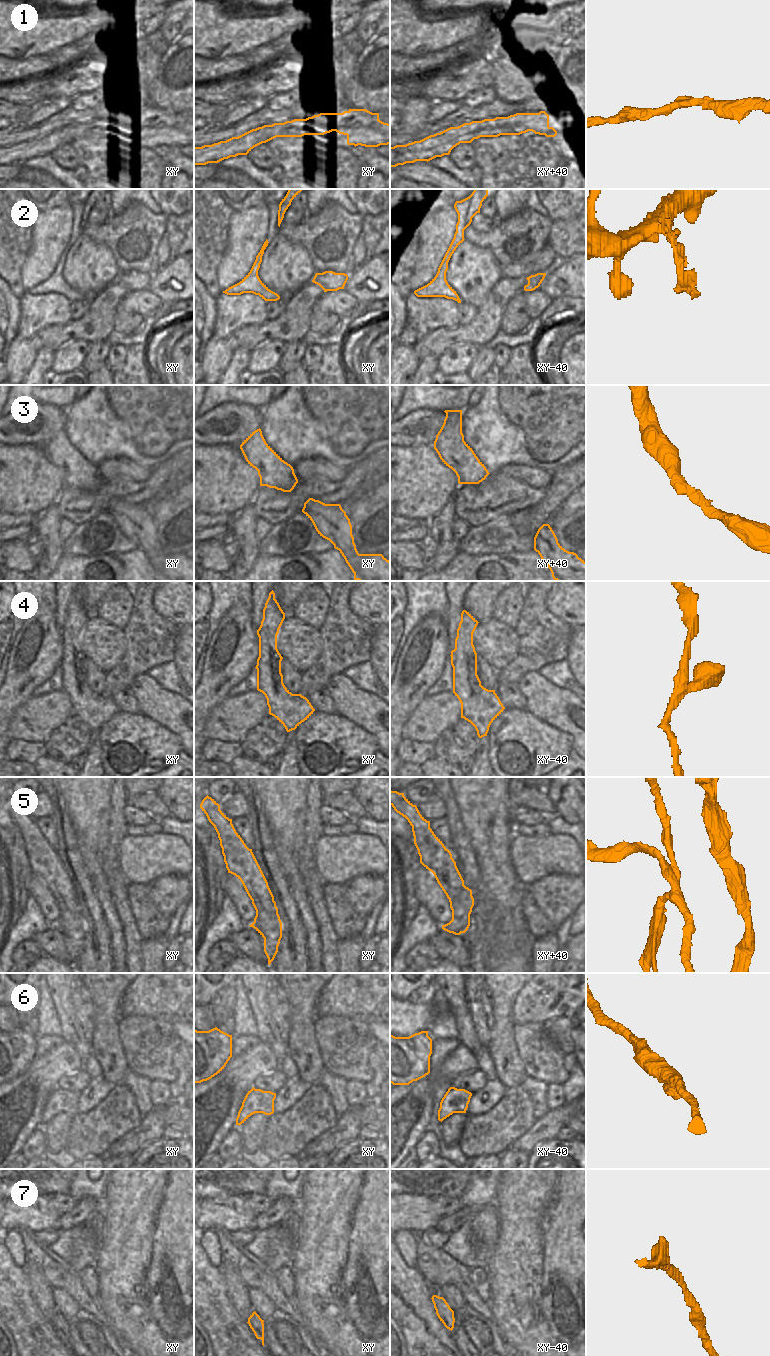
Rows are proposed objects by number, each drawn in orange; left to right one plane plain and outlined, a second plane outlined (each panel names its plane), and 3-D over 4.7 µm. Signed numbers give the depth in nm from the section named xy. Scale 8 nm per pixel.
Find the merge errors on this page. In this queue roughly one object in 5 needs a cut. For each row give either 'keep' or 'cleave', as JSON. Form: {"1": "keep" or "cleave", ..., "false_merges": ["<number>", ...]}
{"1": "keep", "2": "keep", "3": "keep", "4": "keep", "5": "cleave", "6": "keep", "7": "keep", "false_merges": ["5"]}

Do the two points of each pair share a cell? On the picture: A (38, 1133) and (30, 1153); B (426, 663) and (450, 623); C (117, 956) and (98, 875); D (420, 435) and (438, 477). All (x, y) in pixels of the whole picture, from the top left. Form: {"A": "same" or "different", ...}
{"A": "same", "B": "different", "C": "same", "D": "different"}

